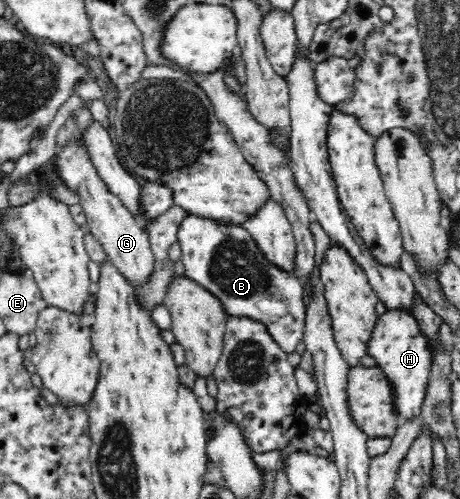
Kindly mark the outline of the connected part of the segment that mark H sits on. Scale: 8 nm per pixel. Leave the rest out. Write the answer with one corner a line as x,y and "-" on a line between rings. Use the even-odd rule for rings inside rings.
405,308
387,309
378,318
372,332
368,342
368,354
386,371
390,383
394,385
396,407
400,411
400,417
407,419
416,416
421,402
425,399
434,355
430,347
430,337
424,333
413,312

